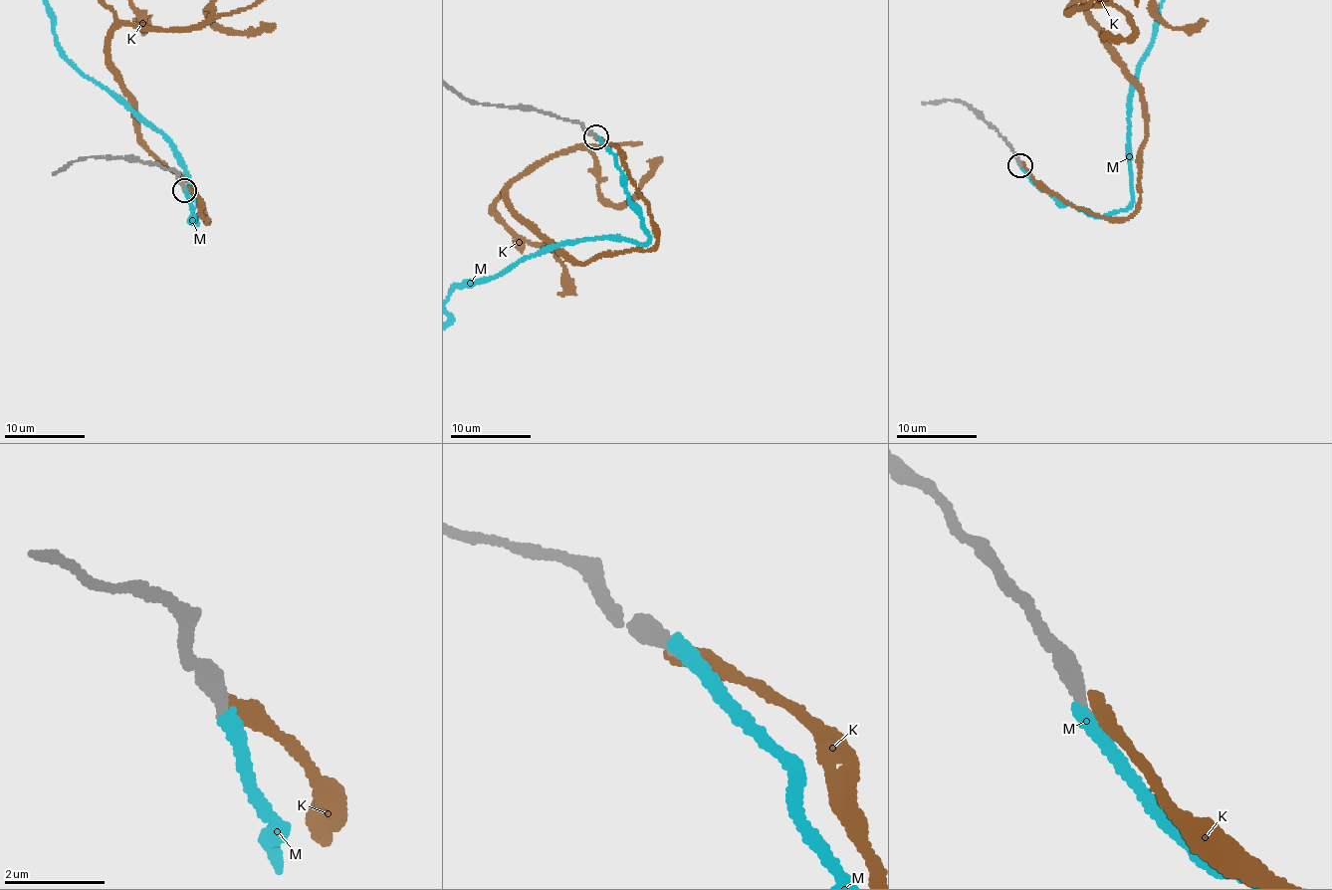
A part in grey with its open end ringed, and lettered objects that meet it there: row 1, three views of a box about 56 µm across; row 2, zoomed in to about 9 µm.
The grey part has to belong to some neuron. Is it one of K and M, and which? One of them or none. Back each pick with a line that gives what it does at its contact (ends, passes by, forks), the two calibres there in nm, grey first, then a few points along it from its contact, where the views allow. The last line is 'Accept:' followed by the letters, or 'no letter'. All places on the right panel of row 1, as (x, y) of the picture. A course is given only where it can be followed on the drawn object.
M: it ends; calibres 320 and 320 nm
Accept: M

